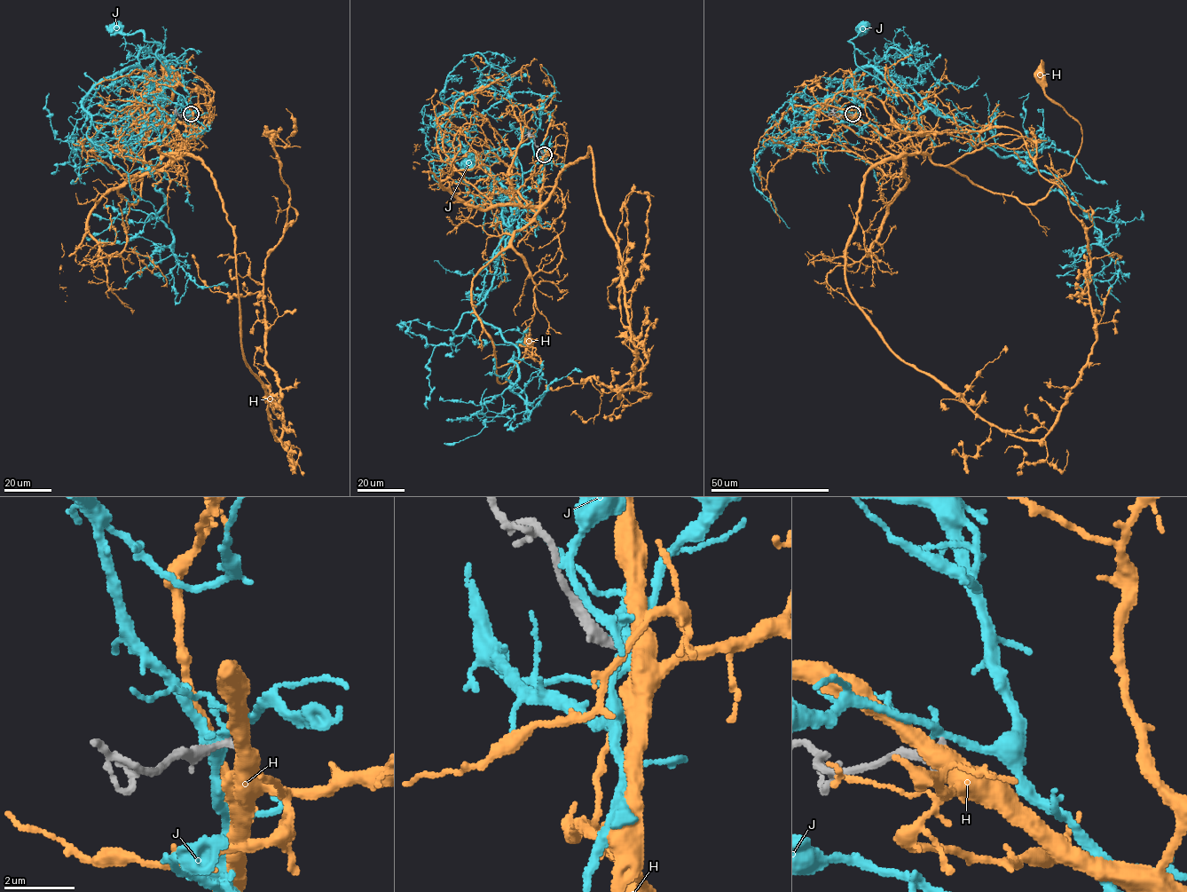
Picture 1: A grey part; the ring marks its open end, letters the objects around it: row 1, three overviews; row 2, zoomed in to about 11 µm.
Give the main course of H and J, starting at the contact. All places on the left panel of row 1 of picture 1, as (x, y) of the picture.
H: (191, 114), (185, 153), (169, 153), (119, 187), (129, 204), (140, 195), (147, 131), (171, 100), (171, 76)
J: (190, 114), (164, 83), (121, 74), (138, 67), (155, 83), (169, 81), (158, 43), (114, 27)

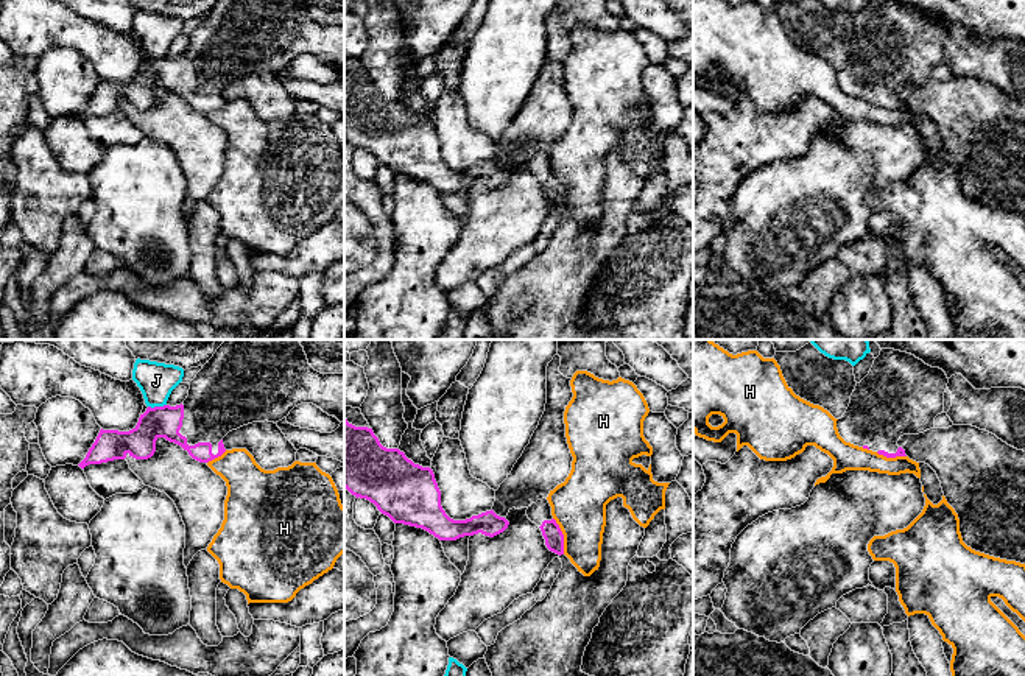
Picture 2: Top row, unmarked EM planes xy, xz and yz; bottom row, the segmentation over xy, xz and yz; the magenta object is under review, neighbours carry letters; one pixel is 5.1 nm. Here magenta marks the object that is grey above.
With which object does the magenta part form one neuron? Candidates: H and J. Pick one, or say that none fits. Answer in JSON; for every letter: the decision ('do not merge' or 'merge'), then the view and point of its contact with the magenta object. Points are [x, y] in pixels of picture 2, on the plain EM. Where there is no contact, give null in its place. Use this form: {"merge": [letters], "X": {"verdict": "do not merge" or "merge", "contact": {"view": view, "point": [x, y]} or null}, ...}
{"merge": [], "H": {"verdict": "do not merge", "contact": {"view": "xz", "point": [563, 187]}}, "J": {"verdict": "do not merge", "contact": {"view": "xy", "point": [156, 58]}}}

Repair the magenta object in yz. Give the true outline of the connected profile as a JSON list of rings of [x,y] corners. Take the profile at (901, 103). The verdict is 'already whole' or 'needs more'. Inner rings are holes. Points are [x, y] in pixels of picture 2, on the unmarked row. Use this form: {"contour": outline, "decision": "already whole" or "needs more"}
{"contour": [[[882,0],[869,25],[857,34],[851,55],[837,72],[840,87],[854,97],[877,103],[886,109],[907,107],[897,97],[903,86],[919,86],[935,78],[935,69],[944,64],[944,44],[949,30],[911,5]]], "decision": "needs more"}

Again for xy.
{"contour": [[[217,0],[188,36],[188,47],[181,56],[148,58],[132,81],[101,79],[86,109],[78,117],[84,120],[89,115],[125,111],[128,106],[136,111],[148,111],[154,106],[159,89],[181,97],[193,111],[209,114],[226,103],[223,89],[229,83],[252,73],[268,72],[276,75],[301,55],[313,55],[329,67],[344,73],[344,25],[321,25],[315,22],[308,16],[304,0]]], "decision": "needs more"}

